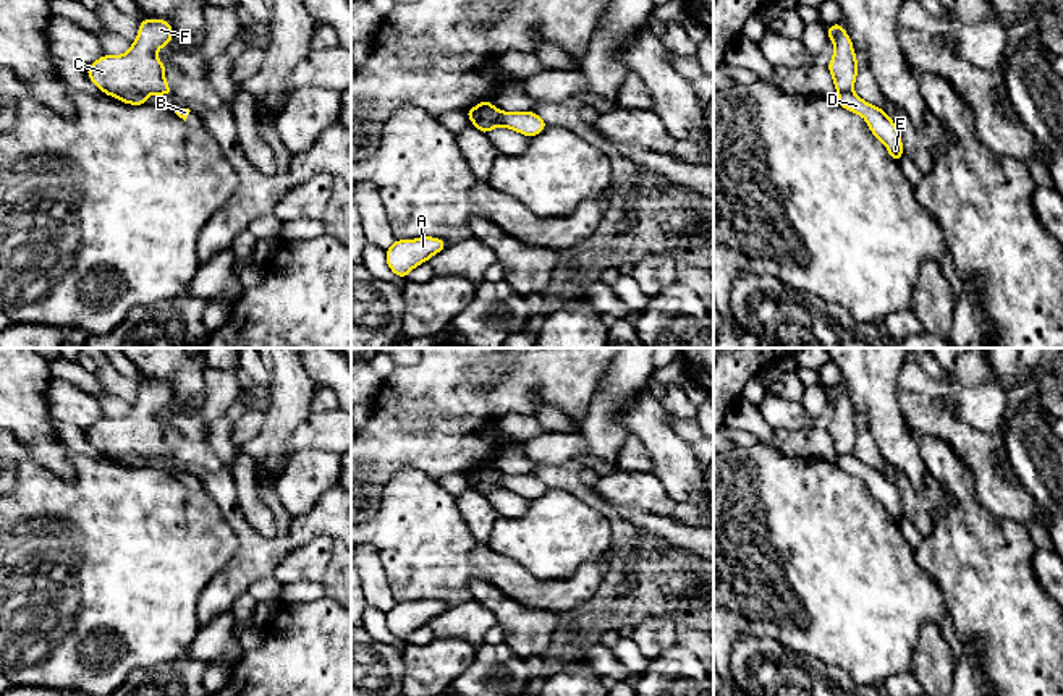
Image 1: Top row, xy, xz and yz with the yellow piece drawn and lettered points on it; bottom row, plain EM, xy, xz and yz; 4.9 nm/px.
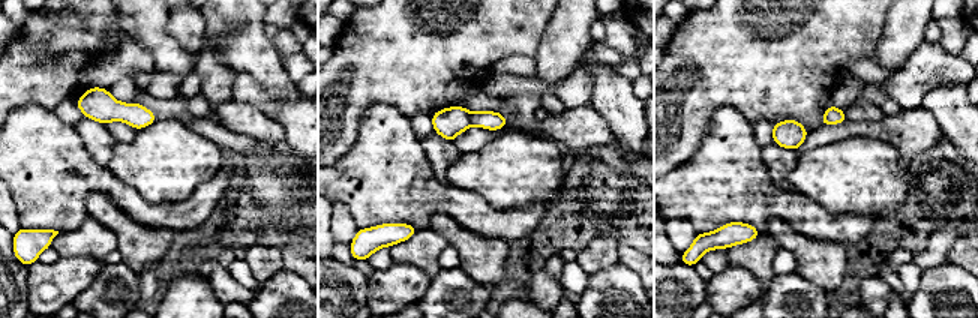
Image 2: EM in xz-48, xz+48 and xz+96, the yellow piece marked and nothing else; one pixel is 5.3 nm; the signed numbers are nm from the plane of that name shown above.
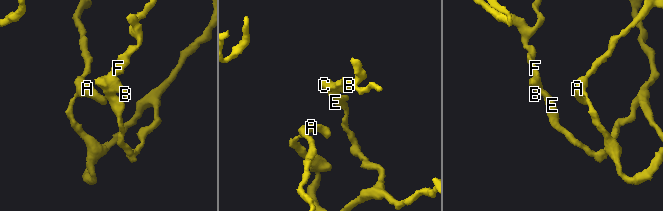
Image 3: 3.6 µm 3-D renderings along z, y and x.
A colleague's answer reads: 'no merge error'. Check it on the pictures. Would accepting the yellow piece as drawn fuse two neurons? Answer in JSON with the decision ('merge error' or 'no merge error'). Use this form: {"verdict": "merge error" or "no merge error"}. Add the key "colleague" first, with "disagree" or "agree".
{"colleague": "disagree", "verdict": "merge error"}

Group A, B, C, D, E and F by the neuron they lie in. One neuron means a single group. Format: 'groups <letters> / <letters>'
groups A D E / B C F

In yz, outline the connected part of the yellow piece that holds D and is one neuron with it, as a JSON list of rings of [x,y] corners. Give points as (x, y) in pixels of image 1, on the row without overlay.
[[[838,455],[836,465],[845,473],[861,477],[870,495],[885,507],[890,520],[900,526],[900,521],[904,516],[903,503],[895,484],[883,471],[866,465],[856,455]]]

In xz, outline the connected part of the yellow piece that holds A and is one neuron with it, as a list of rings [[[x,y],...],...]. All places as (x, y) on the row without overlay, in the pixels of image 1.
[[[421,599],[414,602],[395,602],[385,613],[388,631],[406,641],[408,636],[422,625],[427,625],[434,617],[443,613],[447,605],[434,599]]]

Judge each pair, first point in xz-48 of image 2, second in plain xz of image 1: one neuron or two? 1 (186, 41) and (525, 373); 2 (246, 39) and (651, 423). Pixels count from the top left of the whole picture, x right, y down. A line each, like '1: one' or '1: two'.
1: one
2: one

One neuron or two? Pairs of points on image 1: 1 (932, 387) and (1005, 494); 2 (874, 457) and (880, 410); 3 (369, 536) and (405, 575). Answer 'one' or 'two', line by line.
1: two
2: two
3: one

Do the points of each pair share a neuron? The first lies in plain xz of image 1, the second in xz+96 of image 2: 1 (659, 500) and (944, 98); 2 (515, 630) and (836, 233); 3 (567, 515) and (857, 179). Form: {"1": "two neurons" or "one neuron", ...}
{"1": "two neurons", "2": "two neurons", "3": "one neuron"}

